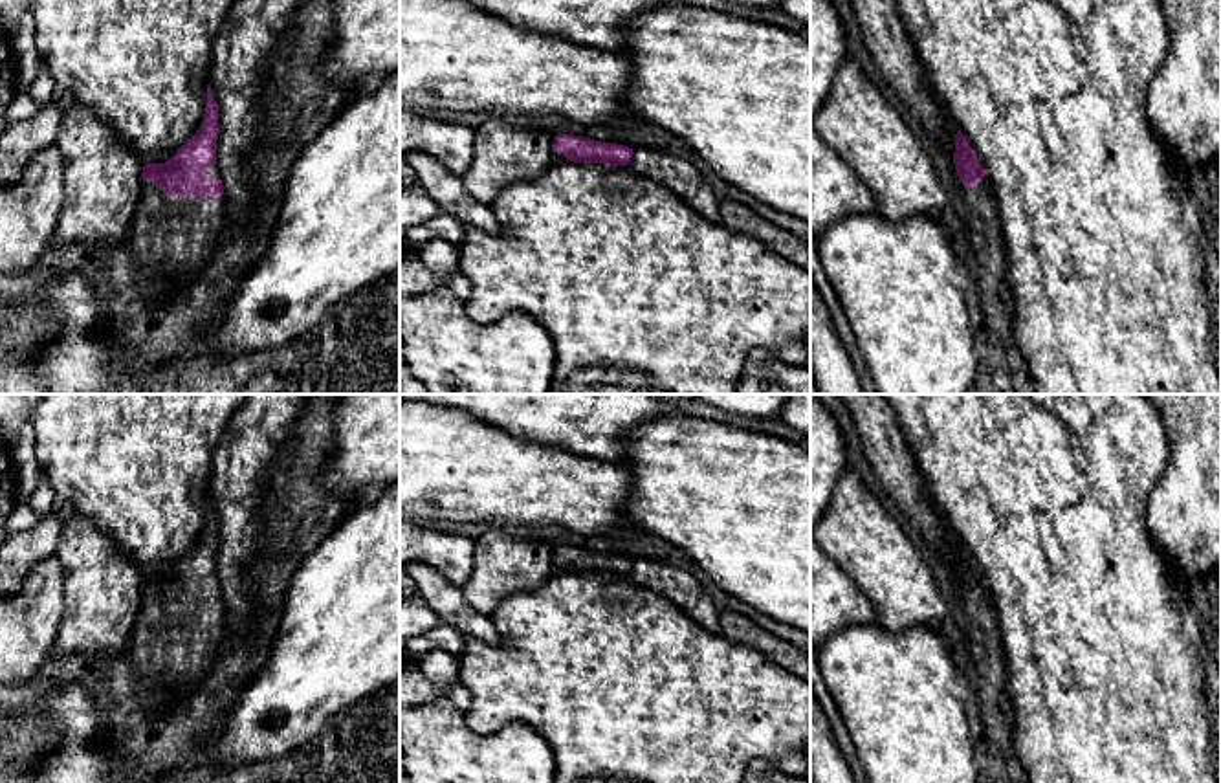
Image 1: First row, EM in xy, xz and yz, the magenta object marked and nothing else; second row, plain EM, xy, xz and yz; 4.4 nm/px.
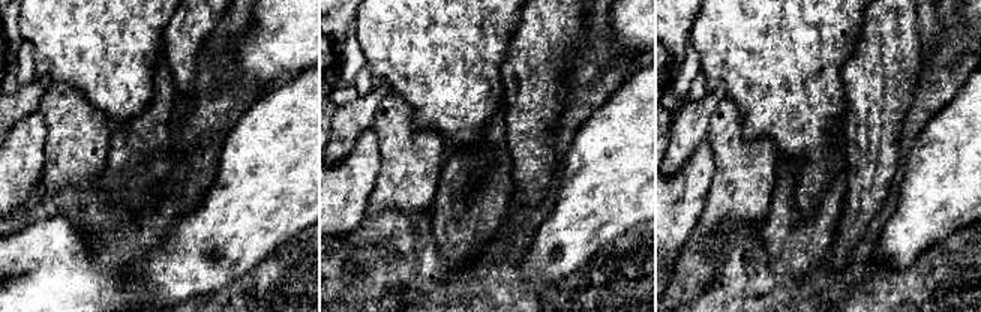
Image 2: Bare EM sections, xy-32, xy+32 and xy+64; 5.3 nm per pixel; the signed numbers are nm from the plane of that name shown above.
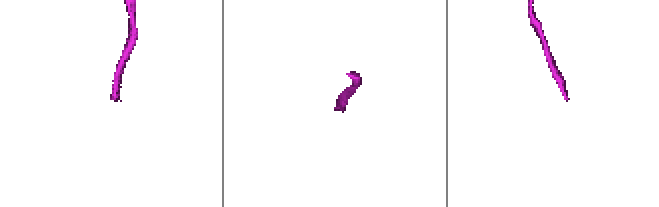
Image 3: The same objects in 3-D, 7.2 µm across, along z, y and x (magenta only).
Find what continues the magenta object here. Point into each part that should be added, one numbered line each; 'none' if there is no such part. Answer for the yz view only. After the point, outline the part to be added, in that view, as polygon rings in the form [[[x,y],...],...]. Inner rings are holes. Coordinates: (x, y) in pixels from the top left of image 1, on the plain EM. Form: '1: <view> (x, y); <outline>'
1: yz (981, 626); [[[984,587],[966,601],[964,631],[970,656],[977,669],[975,697],[981,710],[984,735],[1005,761],[1010,783],[1030,783],[1014,743],[1014,706],[1008,697],[1001,651],[1001,629],[990,590]]]

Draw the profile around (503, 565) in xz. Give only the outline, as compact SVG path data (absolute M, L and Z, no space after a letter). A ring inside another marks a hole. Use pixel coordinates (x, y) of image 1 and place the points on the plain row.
M490 526L473 550L473 572L462 587L468 603L491 618L513 592L534 590L554 576L554 546L510 537L504 526Z

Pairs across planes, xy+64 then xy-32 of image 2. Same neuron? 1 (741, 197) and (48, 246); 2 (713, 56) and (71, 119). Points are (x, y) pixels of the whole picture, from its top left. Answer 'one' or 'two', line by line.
1: two
2: two

